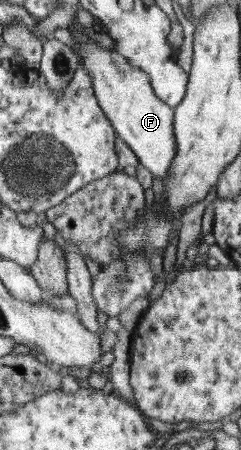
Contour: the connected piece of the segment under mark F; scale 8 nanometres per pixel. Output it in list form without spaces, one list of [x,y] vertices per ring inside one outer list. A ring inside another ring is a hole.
[[[90,37],[74,40],[81,65],[90,71],[96,98],[115,127],[118,136],[137,154],[139,161],[165,184],[170,166],[177,155],[175,107],[164,102],[155,91],[151,76],[124,60],[116,49],[104,48]]]

